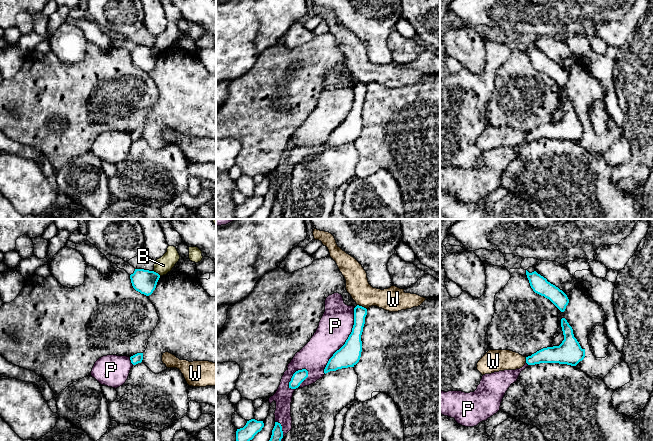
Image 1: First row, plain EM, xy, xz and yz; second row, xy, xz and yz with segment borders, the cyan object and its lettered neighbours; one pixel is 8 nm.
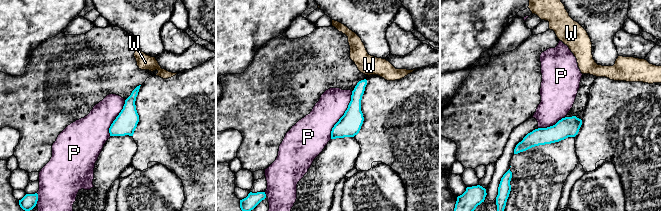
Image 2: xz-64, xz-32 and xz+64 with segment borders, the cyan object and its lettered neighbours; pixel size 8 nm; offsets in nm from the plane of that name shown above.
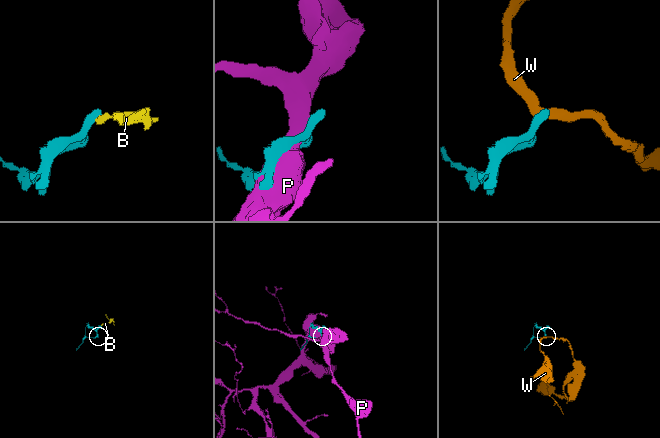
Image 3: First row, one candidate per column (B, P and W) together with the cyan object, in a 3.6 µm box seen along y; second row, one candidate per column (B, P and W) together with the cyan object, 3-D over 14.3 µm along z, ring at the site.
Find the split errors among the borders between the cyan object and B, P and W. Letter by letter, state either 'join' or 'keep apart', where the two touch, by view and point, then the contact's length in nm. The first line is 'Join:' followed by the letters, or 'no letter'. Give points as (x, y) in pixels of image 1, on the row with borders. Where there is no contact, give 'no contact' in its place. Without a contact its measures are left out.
Join: no letter
B: keep apart | xy (157, 273) | 80 nm
P: keep apart | xz (346, 341) | 600 nm
W: keep apart | xz (361, 306) | 90 nm

